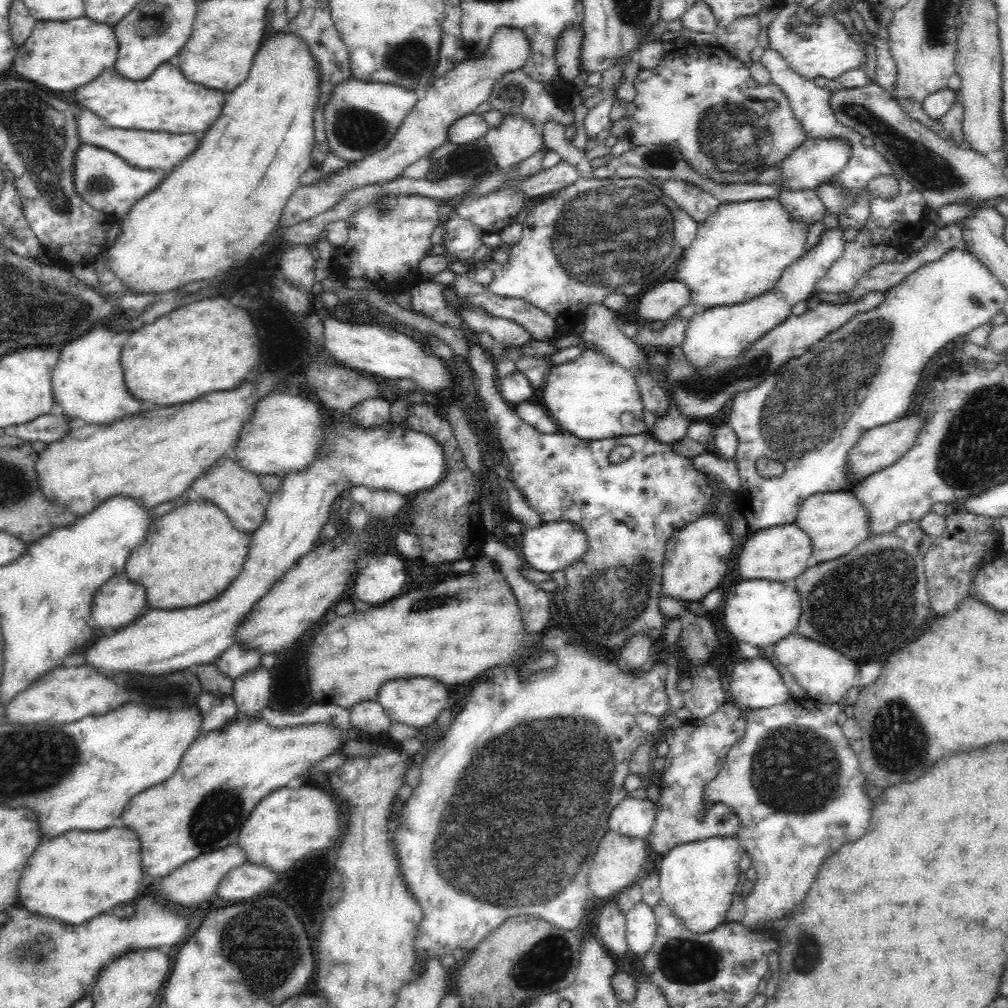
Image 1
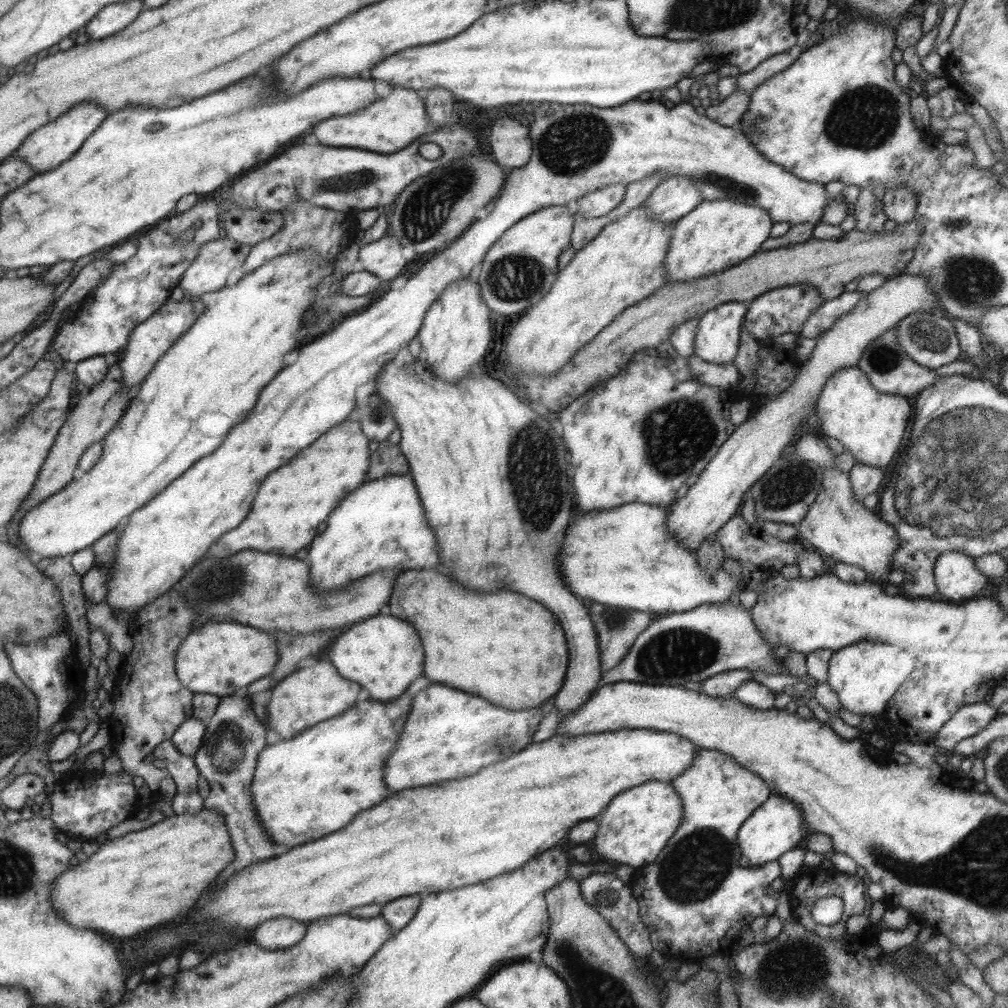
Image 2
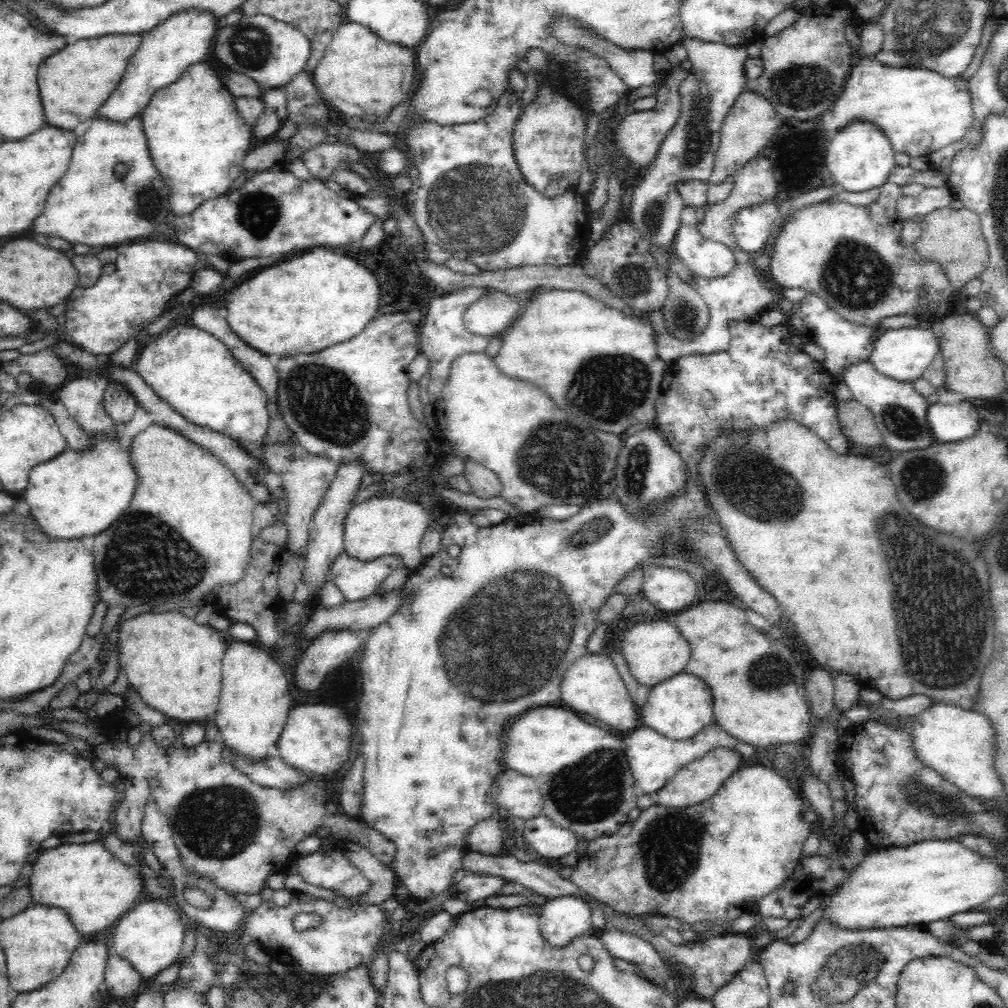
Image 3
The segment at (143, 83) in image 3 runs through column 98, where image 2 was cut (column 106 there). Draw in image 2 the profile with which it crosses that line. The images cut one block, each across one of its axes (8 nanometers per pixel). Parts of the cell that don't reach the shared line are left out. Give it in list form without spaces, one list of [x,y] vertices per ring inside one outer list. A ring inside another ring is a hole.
[[[89,102],[89,104],[75,104],[71,110],[63,112],[56,119],[50,120],[43,126],[33,130],[21,142],[16,153],[22,158],[24,163],[27,163],[34,170],[34,174],[50,171],[52,168],[57,167],[58,164],[64,163],[65,160],[71,158],[81,148],[85,138],[88,138],[91,132],[107,116],[105,108],[99,108],[93,102]]]

